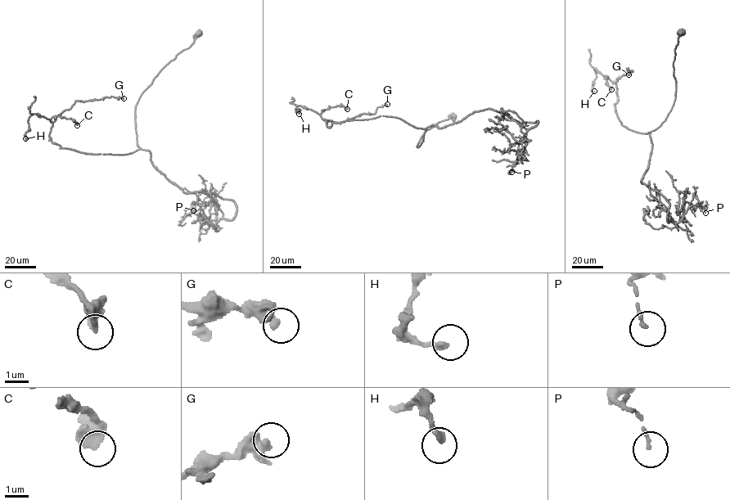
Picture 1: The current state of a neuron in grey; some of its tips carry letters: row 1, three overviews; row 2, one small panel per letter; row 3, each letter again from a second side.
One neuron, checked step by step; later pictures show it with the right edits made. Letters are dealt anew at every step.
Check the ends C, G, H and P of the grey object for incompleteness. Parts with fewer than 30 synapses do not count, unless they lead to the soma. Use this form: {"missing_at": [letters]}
{"missing_at": []}

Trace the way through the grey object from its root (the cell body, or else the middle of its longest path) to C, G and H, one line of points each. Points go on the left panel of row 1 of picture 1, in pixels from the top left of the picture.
C: (198, 33), (140, 97), (135, 114), (140, 149), (121, 155), (85, 153), (50, 141), (53, 116), (77, 125)
G: (198, 33), (140, 97), (140, 149), (85, 153), (50, 141), (52, 122), (76, 101), (123, 98)
H: (198, 33), (140, 97), (140, 149), (121, 155), (62, 148), (50, 141), (52, 123), (36, 114), (25, 138)

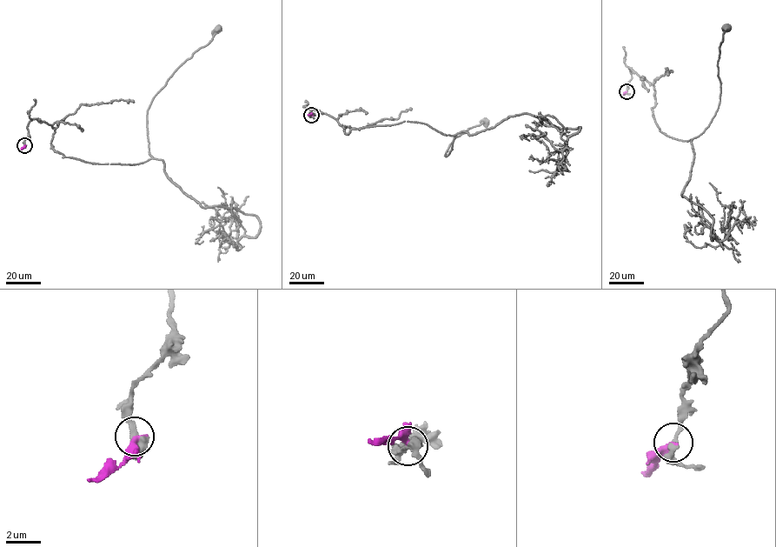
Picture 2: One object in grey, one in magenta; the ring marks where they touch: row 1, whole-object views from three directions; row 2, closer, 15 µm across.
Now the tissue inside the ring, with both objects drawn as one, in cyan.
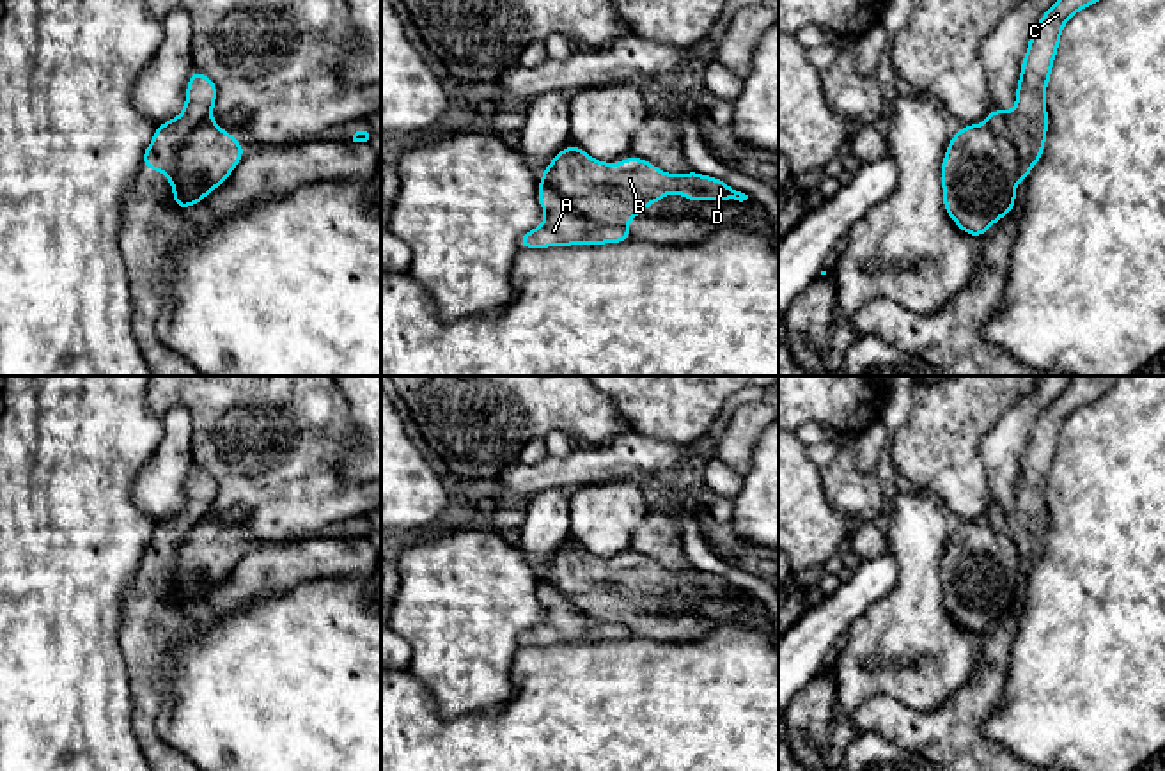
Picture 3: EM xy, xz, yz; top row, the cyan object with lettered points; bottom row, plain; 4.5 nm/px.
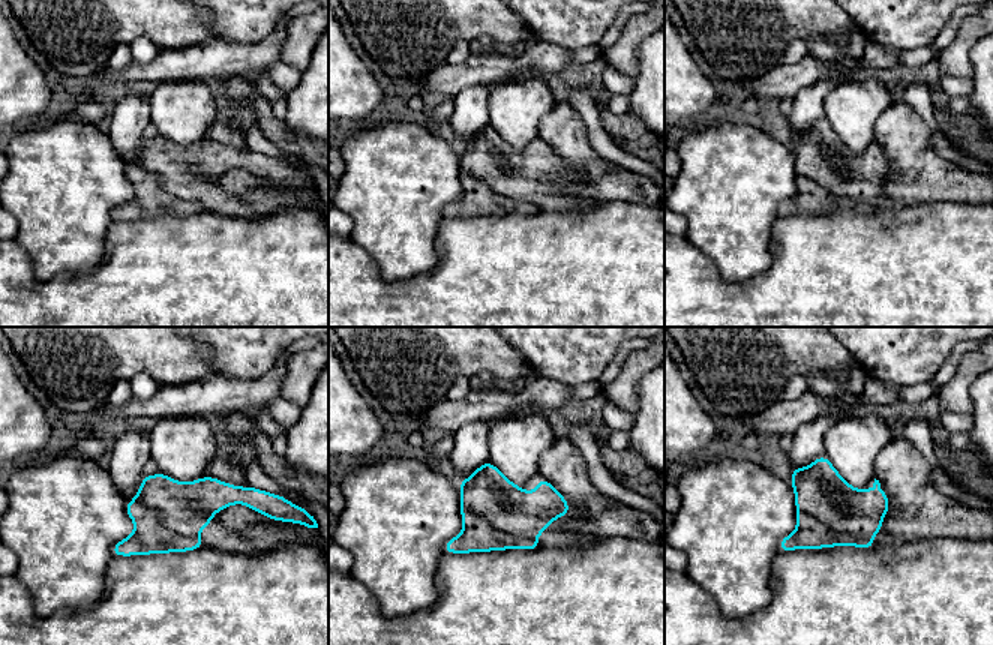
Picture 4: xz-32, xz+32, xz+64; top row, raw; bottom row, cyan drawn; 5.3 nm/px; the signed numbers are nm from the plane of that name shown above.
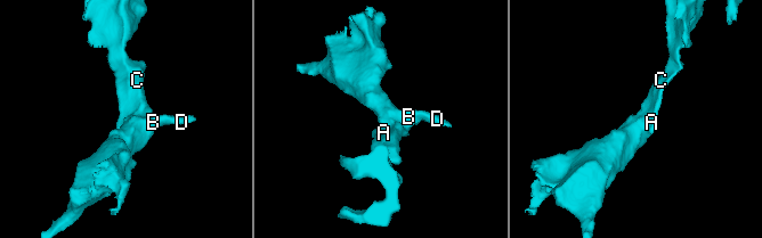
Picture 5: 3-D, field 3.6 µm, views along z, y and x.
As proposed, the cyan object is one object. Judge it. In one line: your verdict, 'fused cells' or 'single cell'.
fused cells

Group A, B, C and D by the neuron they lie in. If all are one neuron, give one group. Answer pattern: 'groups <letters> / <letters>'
groups A C / B D

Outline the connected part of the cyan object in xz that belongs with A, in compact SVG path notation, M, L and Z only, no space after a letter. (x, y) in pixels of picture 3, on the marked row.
M537 188L544 222L518 238L520 248L551 248L575 245L628 243L633 239L626 223L601 225L583 218L551 188Z

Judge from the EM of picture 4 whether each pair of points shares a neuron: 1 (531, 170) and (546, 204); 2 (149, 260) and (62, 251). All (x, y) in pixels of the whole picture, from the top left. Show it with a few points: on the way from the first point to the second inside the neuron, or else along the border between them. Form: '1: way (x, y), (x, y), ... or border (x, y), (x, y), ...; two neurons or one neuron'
1: way (531, 179), (543, 195); one neuron
2: border (113, 221), (104, 257), (93, 267), (77, 273); two neurons

